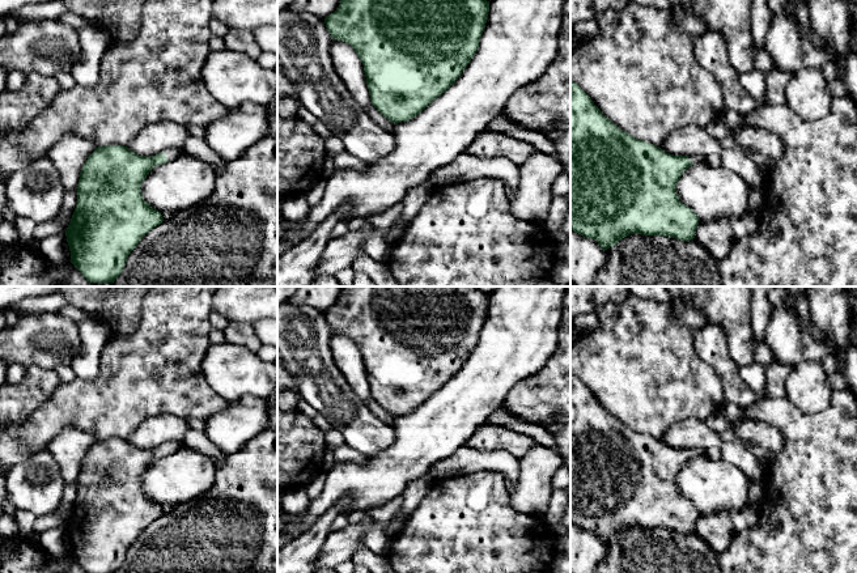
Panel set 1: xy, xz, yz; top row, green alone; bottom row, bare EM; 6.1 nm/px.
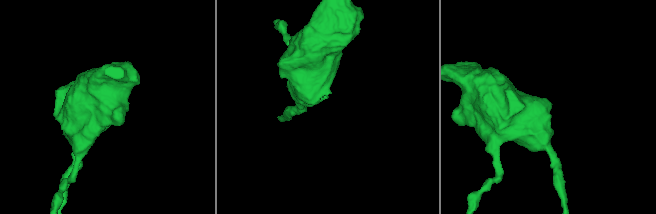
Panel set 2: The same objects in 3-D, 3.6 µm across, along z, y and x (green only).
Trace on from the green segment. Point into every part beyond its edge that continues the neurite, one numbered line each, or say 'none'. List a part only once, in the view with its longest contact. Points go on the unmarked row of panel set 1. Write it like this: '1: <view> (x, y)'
1: xy (170, 446)

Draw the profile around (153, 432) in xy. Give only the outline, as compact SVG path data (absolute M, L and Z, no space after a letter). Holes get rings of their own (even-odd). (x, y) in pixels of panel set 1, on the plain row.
M169 413L158 415L143 421L127 441L139 449L152 450L170 441L183 443L188 430L184 419Z

